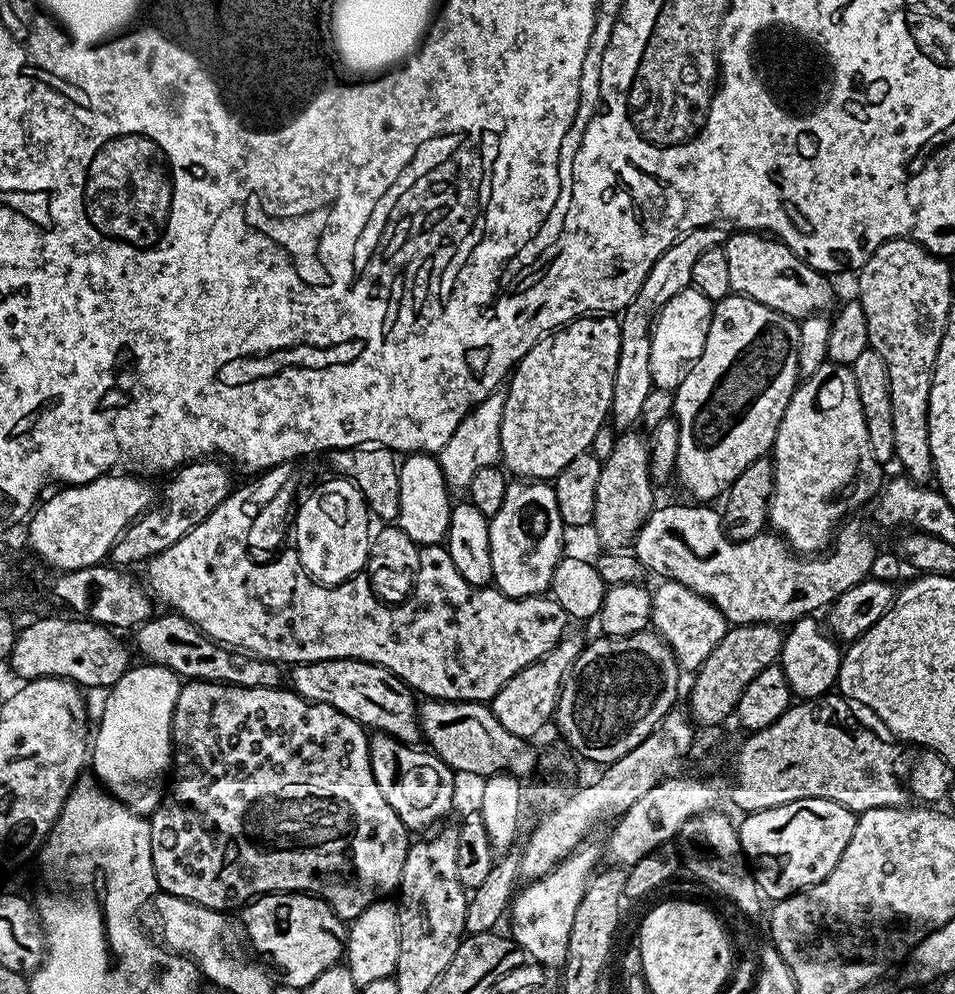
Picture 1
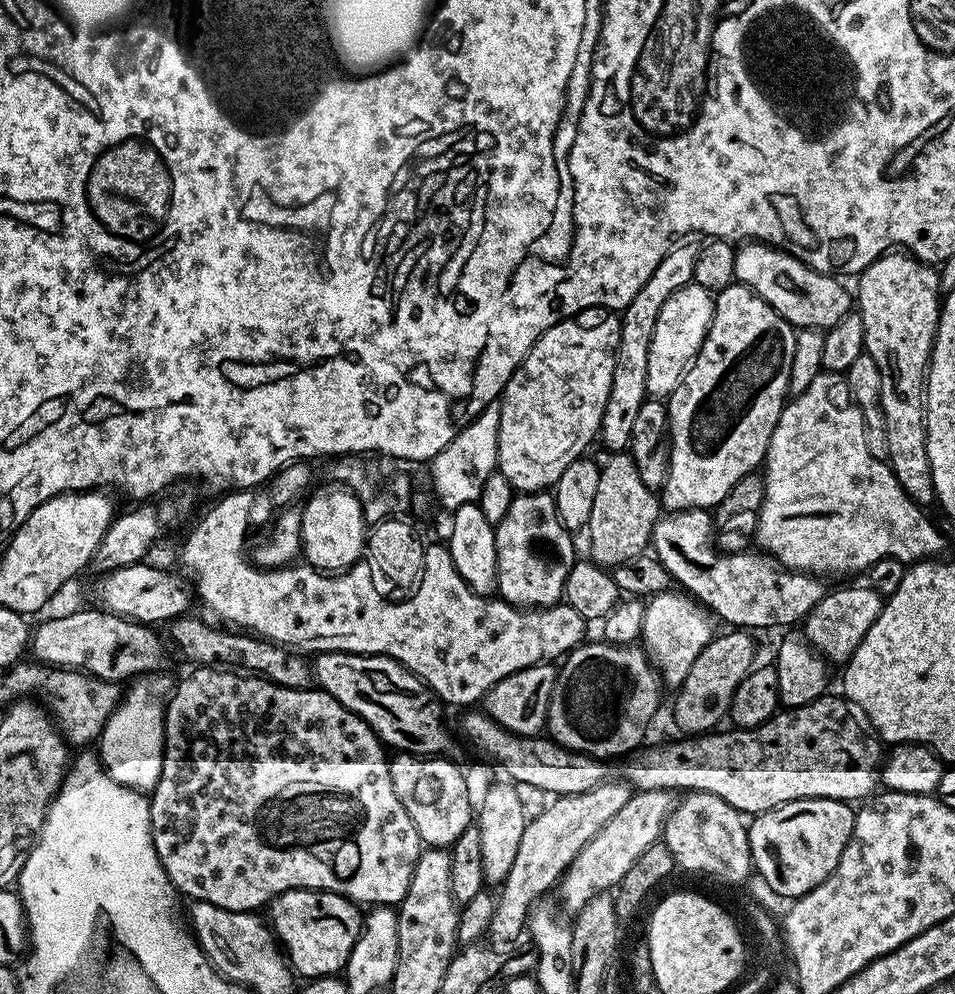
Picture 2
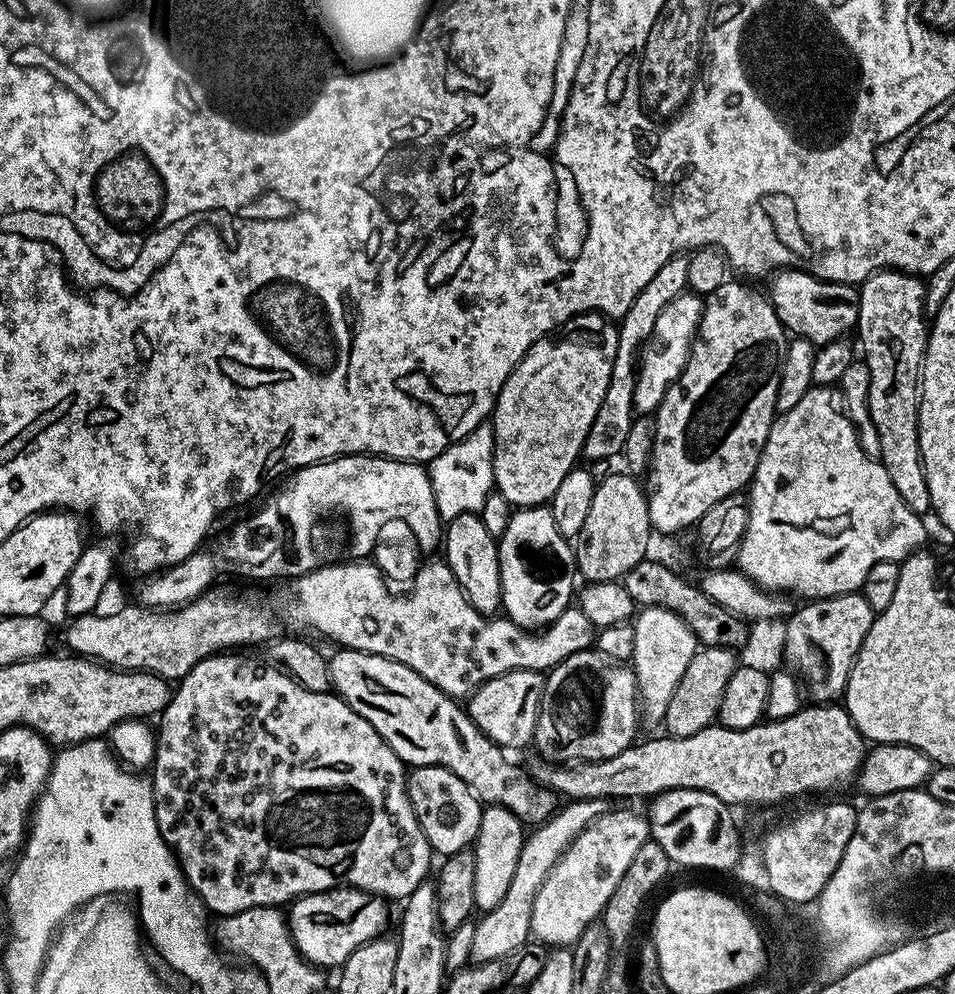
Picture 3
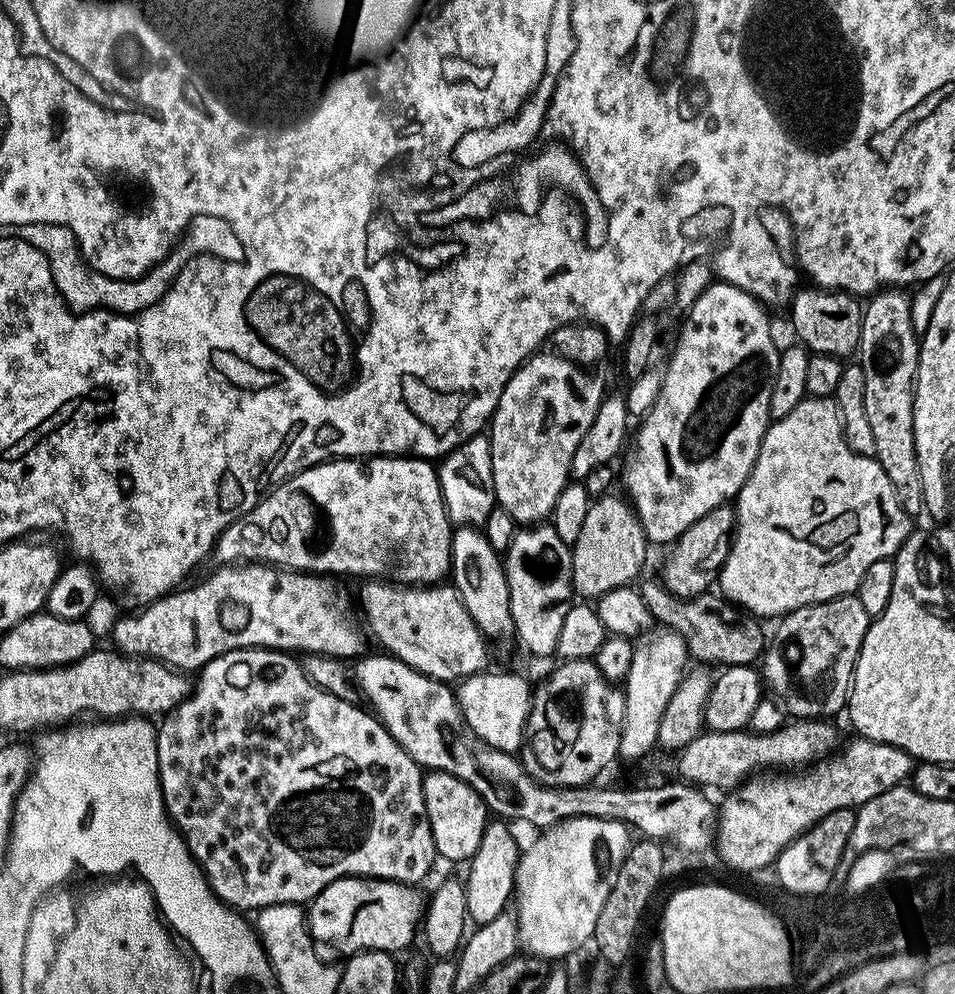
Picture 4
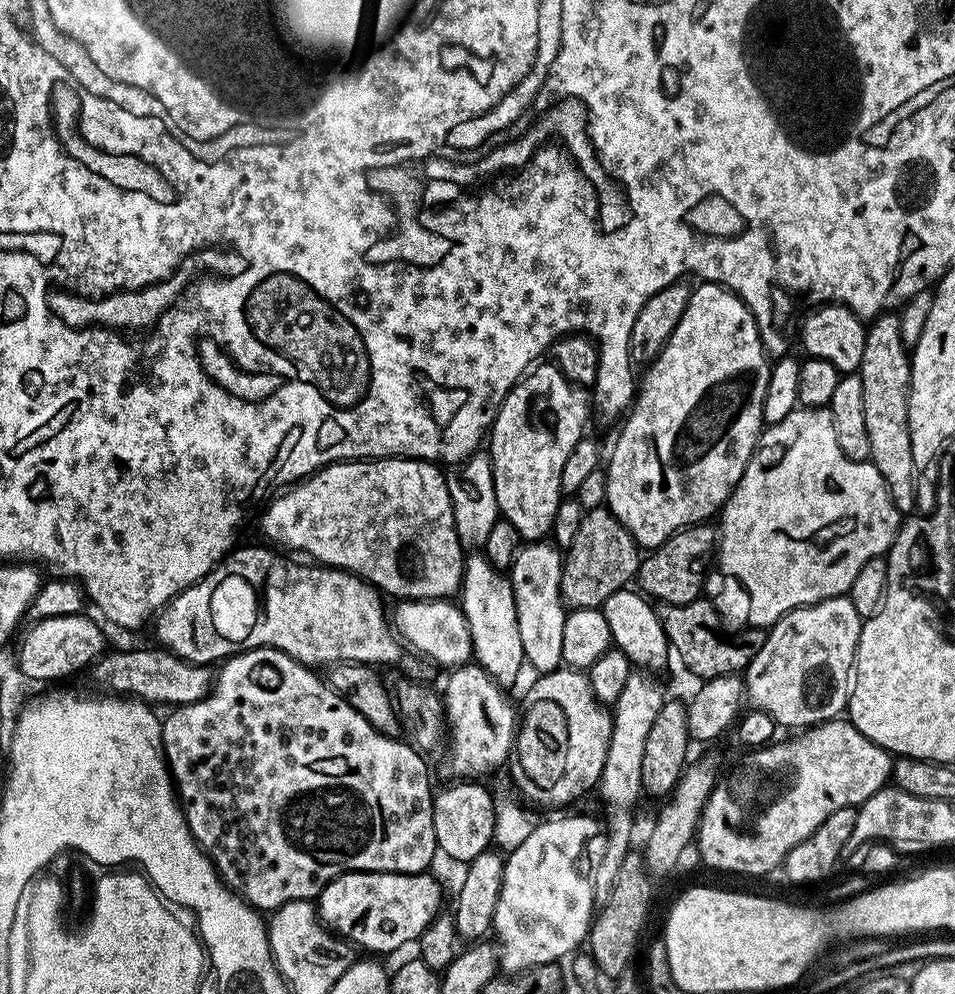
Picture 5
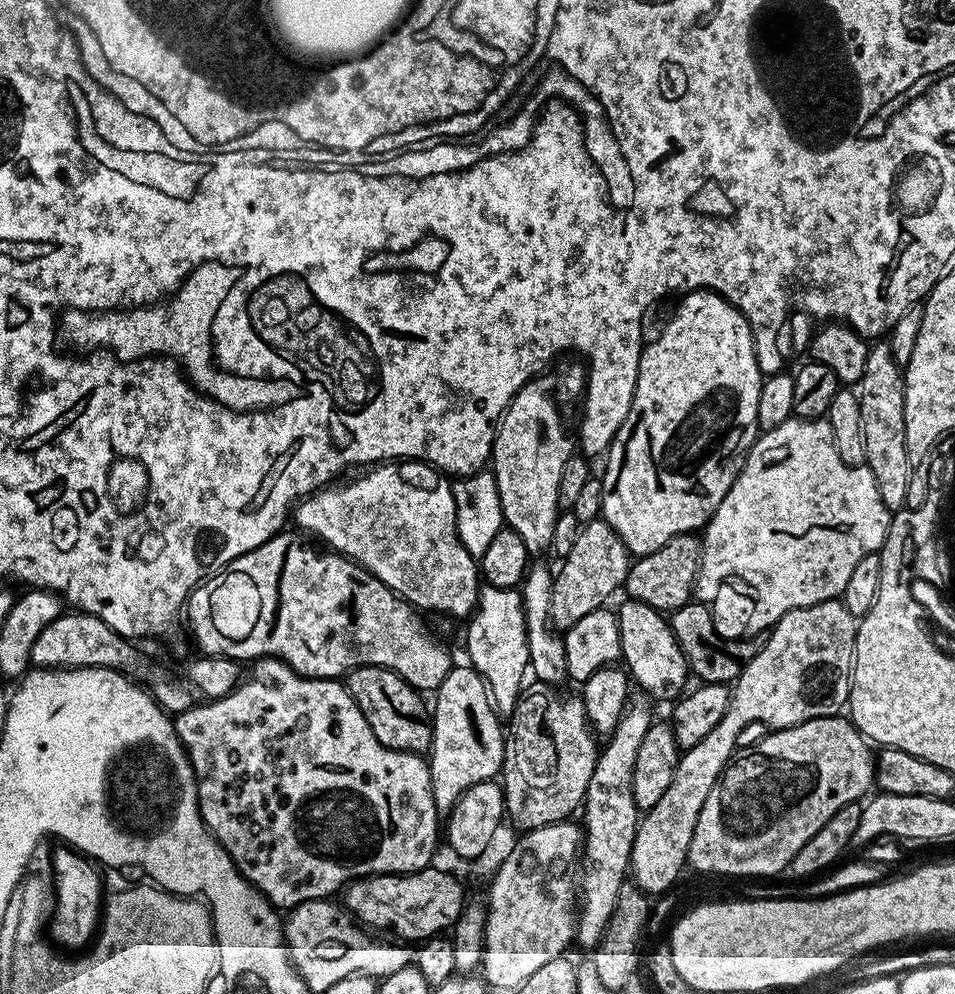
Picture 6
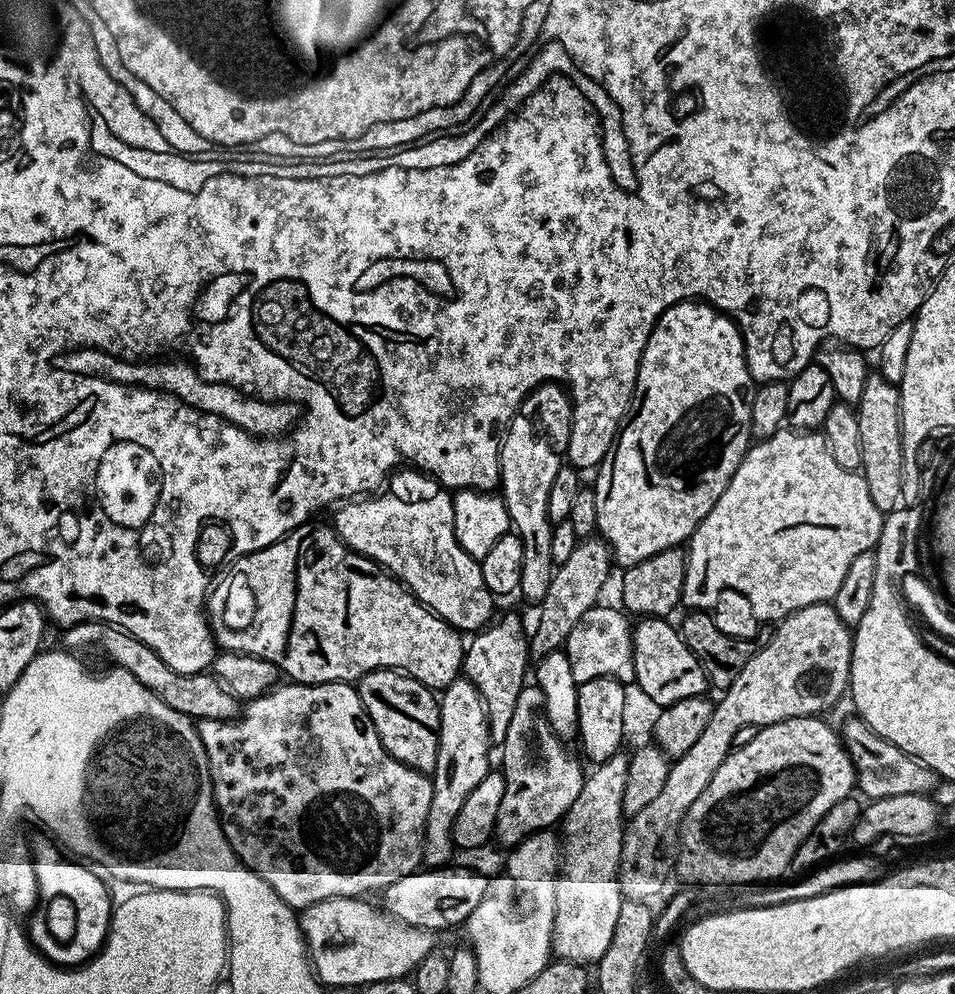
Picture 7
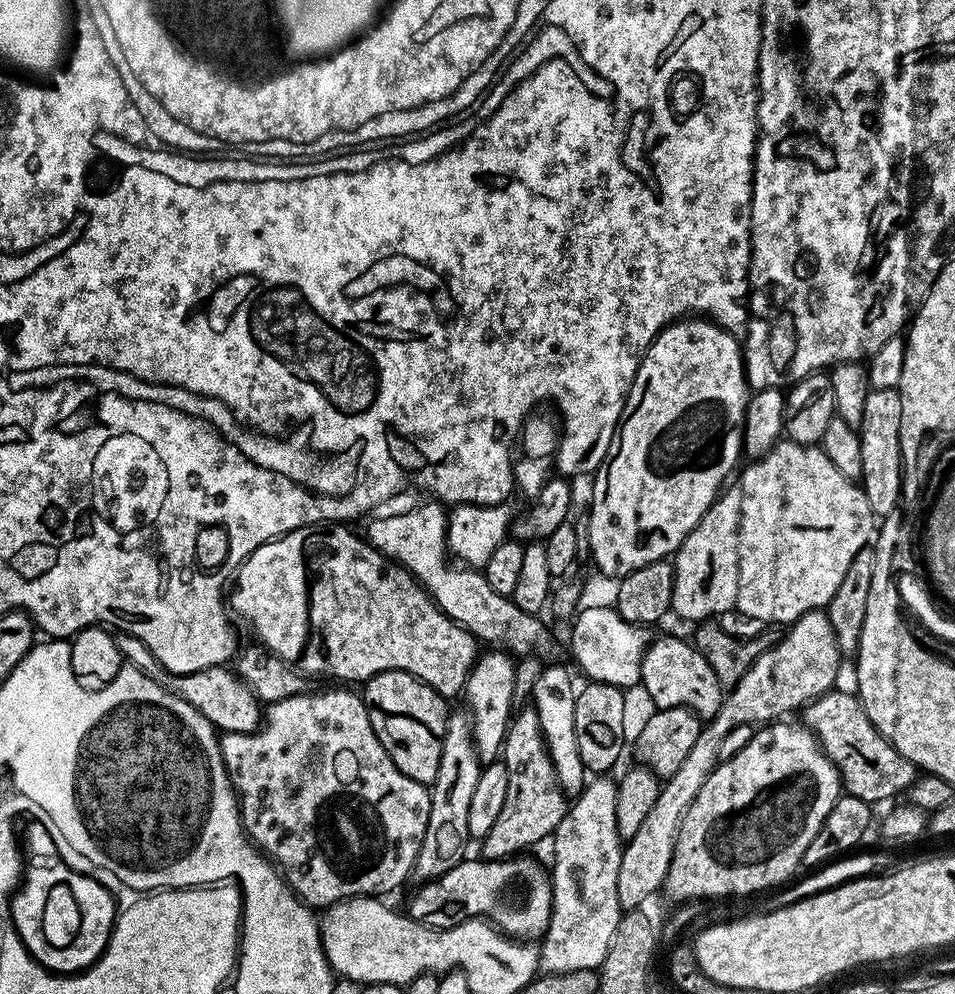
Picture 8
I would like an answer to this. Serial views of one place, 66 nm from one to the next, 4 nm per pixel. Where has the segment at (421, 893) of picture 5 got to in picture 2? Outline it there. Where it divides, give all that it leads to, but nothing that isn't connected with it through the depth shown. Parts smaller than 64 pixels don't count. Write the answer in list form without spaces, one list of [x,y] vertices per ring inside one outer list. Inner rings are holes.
[[[291,888],[283,892],[271,901],[266,916],[293,973],[297,977],[308,976],[304,978],[323,978],[343,973],[362,927],[361,909],[347,896],[339,896],[337,892],[317,892],[310,888]]]

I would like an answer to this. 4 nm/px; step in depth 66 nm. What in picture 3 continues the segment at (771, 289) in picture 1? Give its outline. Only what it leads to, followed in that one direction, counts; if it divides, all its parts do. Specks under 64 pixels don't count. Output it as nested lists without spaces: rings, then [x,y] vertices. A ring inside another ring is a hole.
[[[799,268],[777,271],[771,280],[771,306],[793,337],[819,346],[843,340],[849,335],[848,331],[851,333],[855,329],[860,309],[859,287],[820,280]]]

